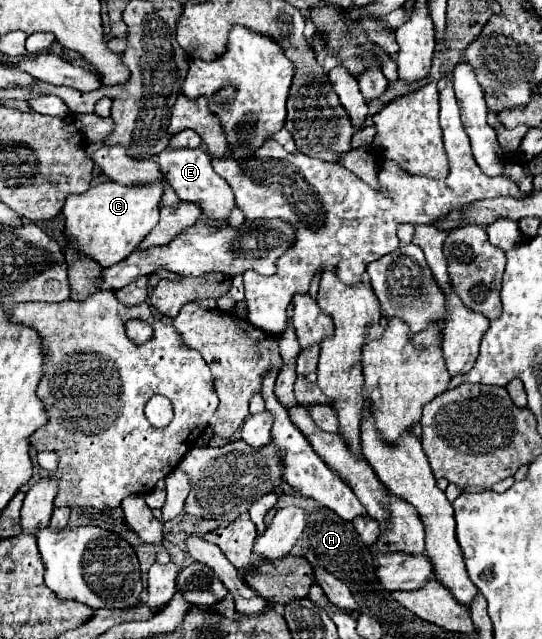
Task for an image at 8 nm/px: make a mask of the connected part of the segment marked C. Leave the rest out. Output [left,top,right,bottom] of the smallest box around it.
[63,180,163,268]

